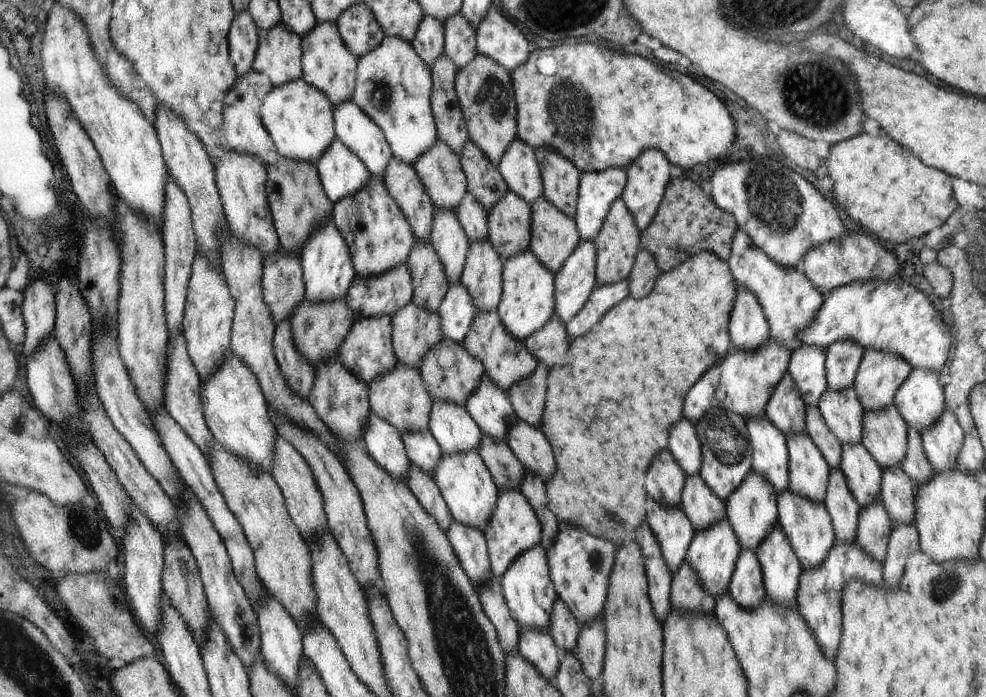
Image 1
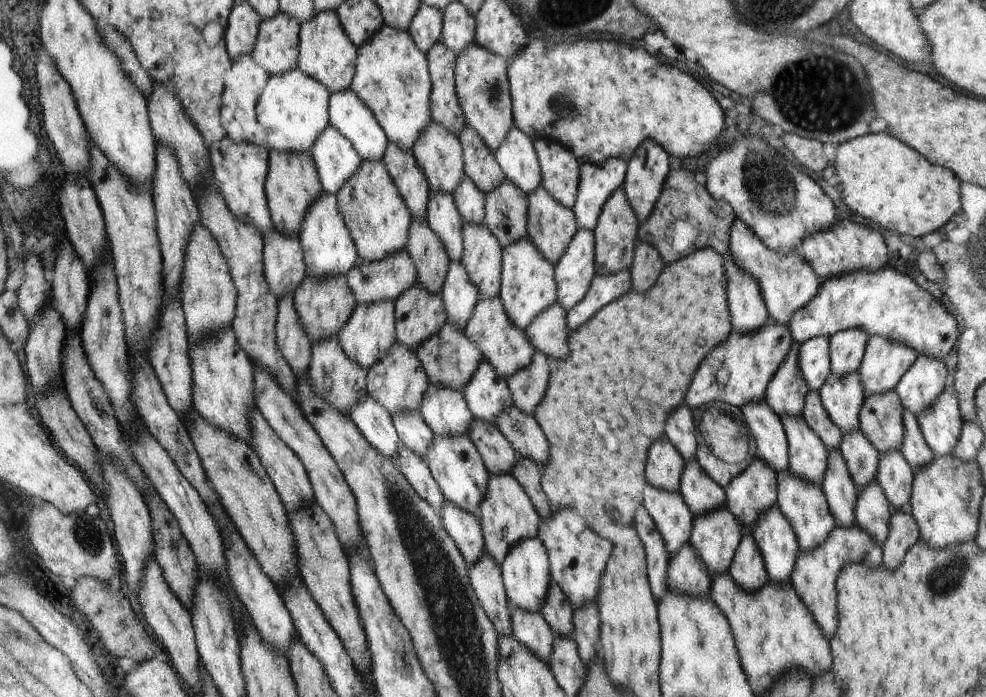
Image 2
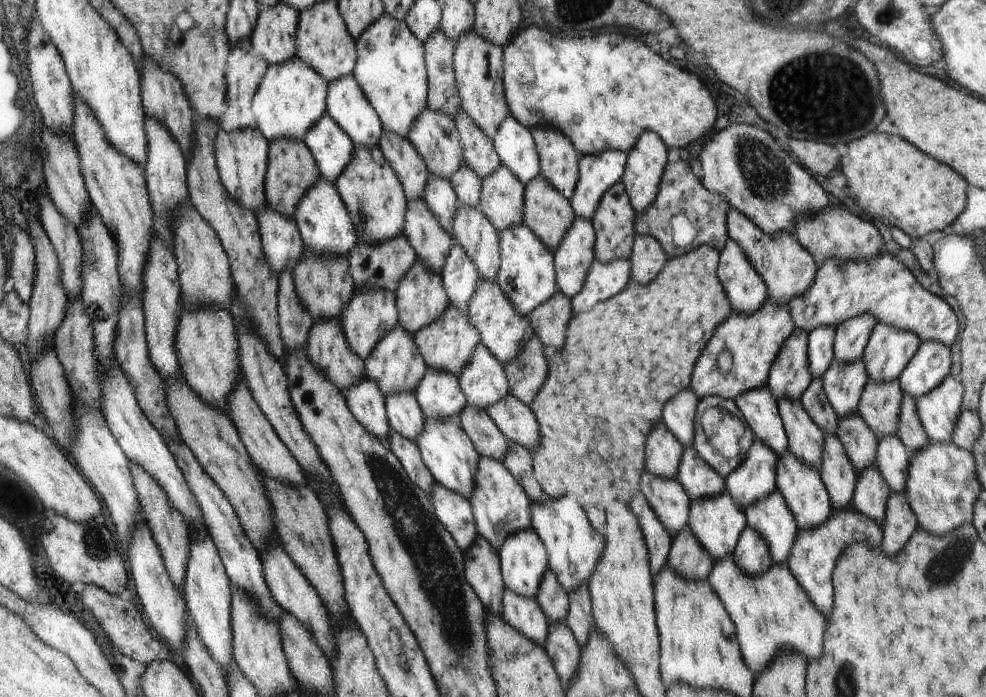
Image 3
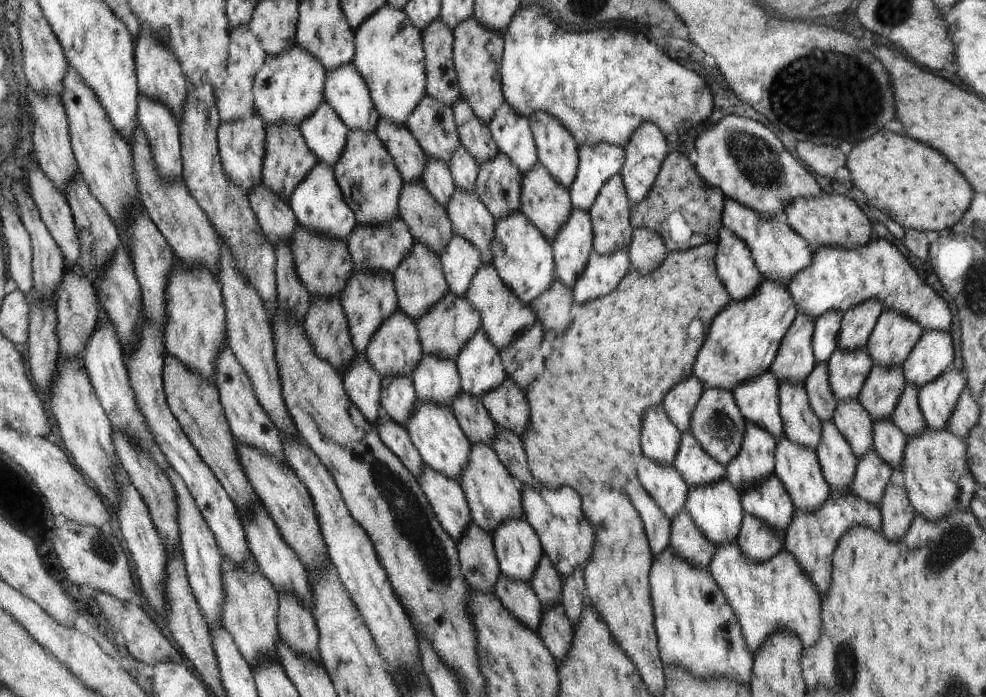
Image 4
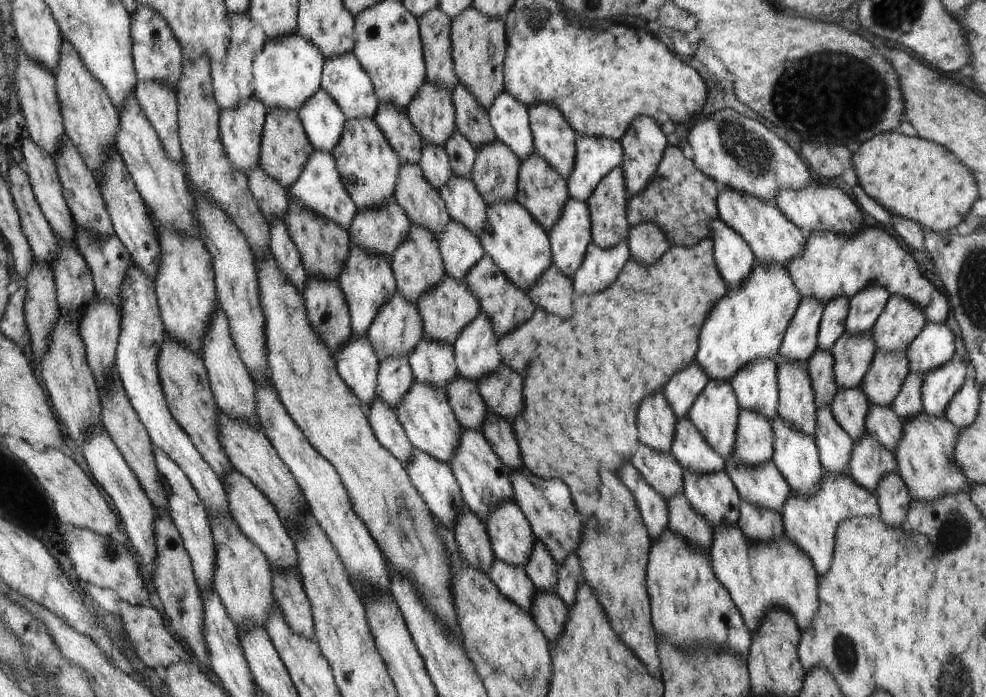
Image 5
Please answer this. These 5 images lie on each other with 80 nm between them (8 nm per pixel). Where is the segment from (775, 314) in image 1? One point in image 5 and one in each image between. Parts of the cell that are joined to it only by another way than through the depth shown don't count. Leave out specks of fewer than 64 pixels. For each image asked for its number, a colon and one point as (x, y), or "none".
2: (788, 281)
3: (787, 268)
4: (779, 252)
5: (773, 238)

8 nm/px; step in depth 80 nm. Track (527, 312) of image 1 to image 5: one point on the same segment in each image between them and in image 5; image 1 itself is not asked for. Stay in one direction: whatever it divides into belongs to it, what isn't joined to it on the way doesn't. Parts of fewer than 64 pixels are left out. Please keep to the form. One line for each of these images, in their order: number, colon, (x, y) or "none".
2: (528, 286)
3: (526, 273)
4: (524, 258)
5: (517, 242)

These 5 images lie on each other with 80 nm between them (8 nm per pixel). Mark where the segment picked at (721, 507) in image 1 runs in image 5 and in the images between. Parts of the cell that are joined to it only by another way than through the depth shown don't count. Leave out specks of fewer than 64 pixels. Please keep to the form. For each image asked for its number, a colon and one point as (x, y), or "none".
2: (702, 493)
3: (700, 480)
4: (698, 467)
5: (691, 449)

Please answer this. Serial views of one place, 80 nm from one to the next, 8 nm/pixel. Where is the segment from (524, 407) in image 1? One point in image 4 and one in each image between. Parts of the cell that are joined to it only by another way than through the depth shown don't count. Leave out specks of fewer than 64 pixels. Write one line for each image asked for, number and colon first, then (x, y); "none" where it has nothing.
2: (527, 385)
3: (526, 372)
4: (522, 359)

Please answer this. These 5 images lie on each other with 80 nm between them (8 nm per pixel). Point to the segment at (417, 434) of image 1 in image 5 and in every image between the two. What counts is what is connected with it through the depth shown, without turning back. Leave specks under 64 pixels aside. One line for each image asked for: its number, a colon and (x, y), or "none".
2: (413, 431)
3: (405, 416)
4: (397, 392)
5: (394, 375)

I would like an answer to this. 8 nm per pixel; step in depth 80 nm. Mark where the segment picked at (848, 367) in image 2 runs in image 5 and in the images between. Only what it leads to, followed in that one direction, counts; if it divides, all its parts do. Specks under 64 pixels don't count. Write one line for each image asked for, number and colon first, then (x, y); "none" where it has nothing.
3: (851, 337)
4: (857, 323)
5: (864, 308)

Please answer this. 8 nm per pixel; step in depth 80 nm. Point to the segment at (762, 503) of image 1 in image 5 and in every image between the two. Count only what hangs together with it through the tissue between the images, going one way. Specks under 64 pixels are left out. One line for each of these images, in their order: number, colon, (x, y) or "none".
2: (748, 495)
3: (749, 482)
4: (757, 459)
5: (756, 445)

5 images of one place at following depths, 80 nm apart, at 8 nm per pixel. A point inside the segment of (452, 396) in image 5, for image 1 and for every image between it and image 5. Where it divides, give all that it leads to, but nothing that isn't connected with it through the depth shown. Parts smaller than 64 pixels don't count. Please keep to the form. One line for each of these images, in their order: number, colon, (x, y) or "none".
1: (506, 470)
2: (497, 453)
3: (488, 440)
4: (479, 427)

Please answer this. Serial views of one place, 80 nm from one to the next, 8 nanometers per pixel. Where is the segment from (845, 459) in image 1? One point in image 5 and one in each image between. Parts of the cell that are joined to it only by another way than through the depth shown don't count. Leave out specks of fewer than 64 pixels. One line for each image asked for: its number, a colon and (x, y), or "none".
2: (861, 457)
3: (860, 442)
4: (854, 423)
5: (850, 405)

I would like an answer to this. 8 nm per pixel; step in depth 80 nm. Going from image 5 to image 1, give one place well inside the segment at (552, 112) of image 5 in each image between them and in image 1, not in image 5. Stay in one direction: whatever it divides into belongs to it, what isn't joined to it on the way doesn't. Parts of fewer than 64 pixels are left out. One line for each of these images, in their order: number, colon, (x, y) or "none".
1: (561, 178)
2: (560, 175)
3: (558, 158)
4: (557, 151)

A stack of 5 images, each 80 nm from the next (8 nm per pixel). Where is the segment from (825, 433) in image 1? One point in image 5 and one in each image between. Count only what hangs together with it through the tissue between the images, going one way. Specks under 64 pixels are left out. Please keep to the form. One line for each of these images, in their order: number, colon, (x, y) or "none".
2: (814, 413)
3: (814, 399)
4: (821, 398)
5: (820, 365)

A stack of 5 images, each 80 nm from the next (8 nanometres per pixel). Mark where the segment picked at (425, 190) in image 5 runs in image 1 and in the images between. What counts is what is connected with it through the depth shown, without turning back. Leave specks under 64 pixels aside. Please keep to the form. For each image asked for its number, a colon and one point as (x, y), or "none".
1: (431, 285)
2: (427, 250)
3: (433, 243)
4: (427, 219)

